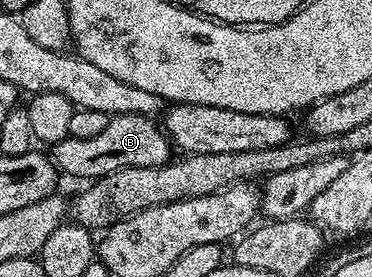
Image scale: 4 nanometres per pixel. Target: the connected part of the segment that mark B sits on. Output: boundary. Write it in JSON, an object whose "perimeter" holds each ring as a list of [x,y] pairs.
{"perimeter":[[[114,115],[109,118],[106,129],[95,137],[74,137],[58,141],[51,148],[51,158],[57,168],[76,179],[95,181],[116,170],[134,166],[162,166],[173,158],[174,148],[161,124],[146,115]]]}

